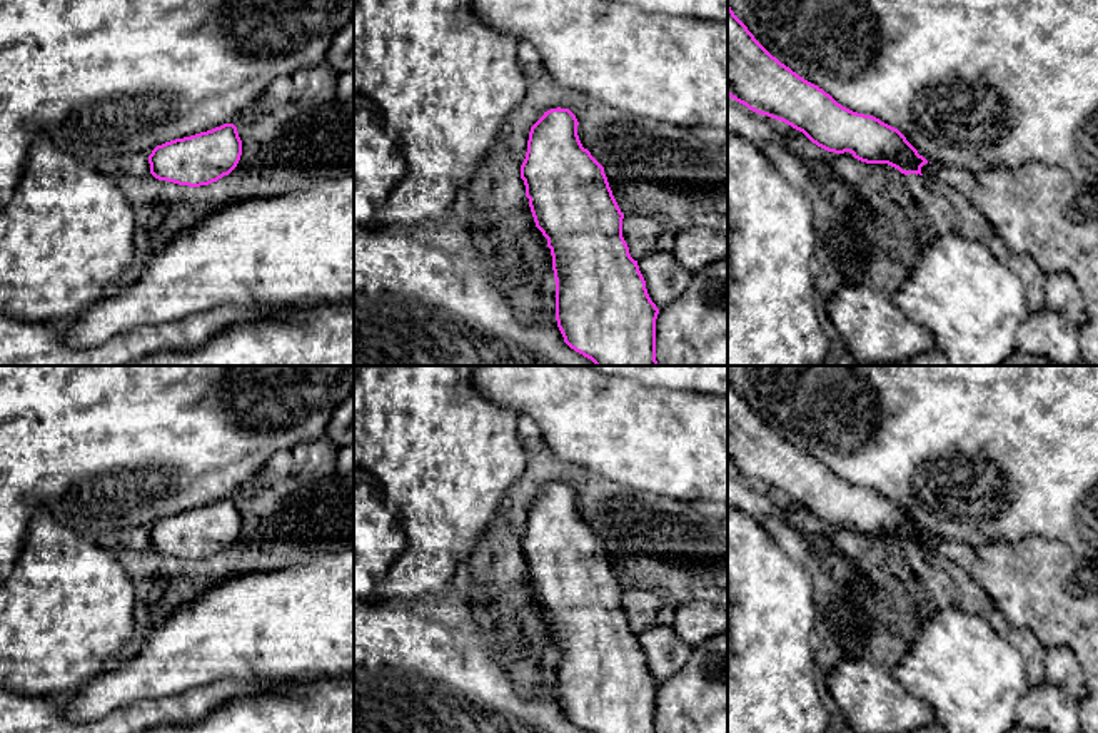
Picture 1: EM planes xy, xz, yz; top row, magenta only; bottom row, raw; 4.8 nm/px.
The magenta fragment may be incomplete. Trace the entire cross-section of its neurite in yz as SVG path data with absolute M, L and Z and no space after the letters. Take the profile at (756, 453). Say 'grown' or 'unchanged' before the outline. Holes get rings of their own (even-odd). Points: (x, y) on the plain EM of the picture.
unchanged | M728 379L728 469L736 476L746 479L749 484L781 494L793 503L803 506L818 521L844 528L849 526L854 533L866 538L888 538L898 543L901 548L921 548L921 541L928 534L918 528L918 524L906 514L906 511L894 501L881 496L873 489L853 486L838 478L829 468L818 459L804 454L789 441L773 431L748 404L748 401L734 389Z

